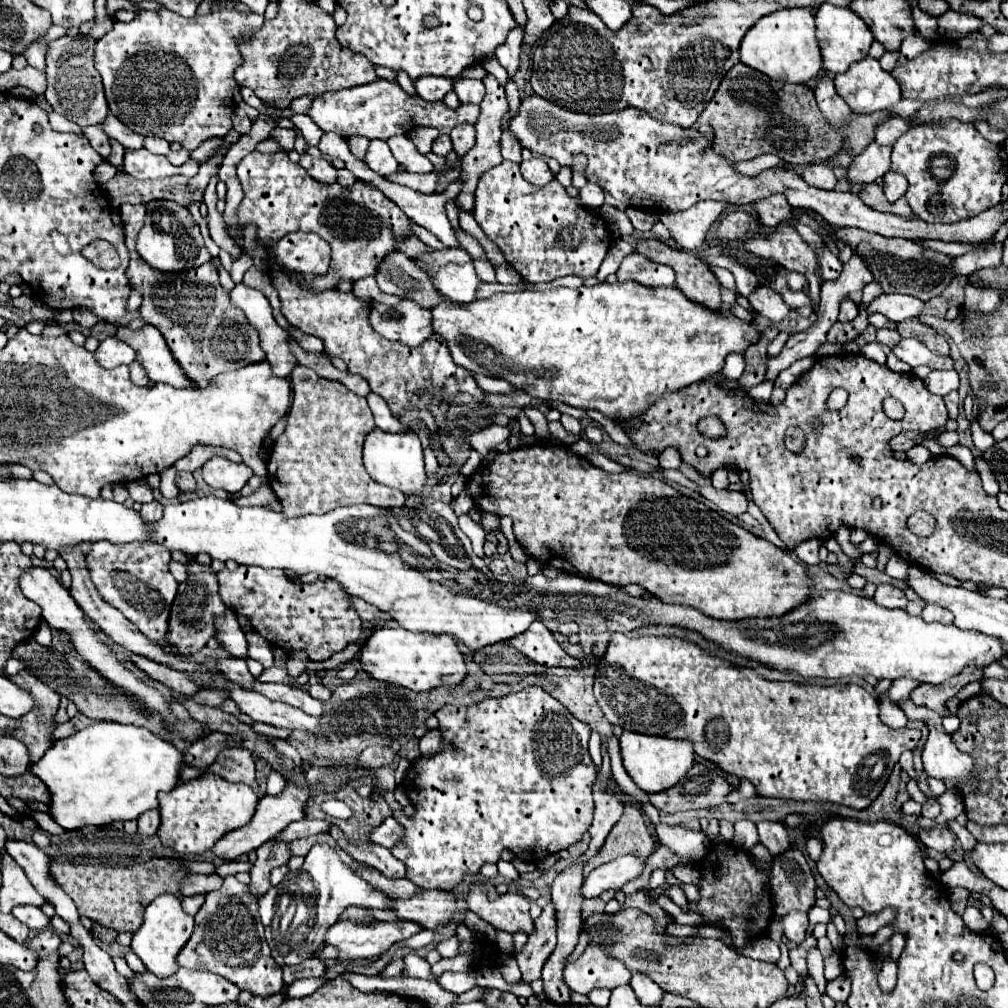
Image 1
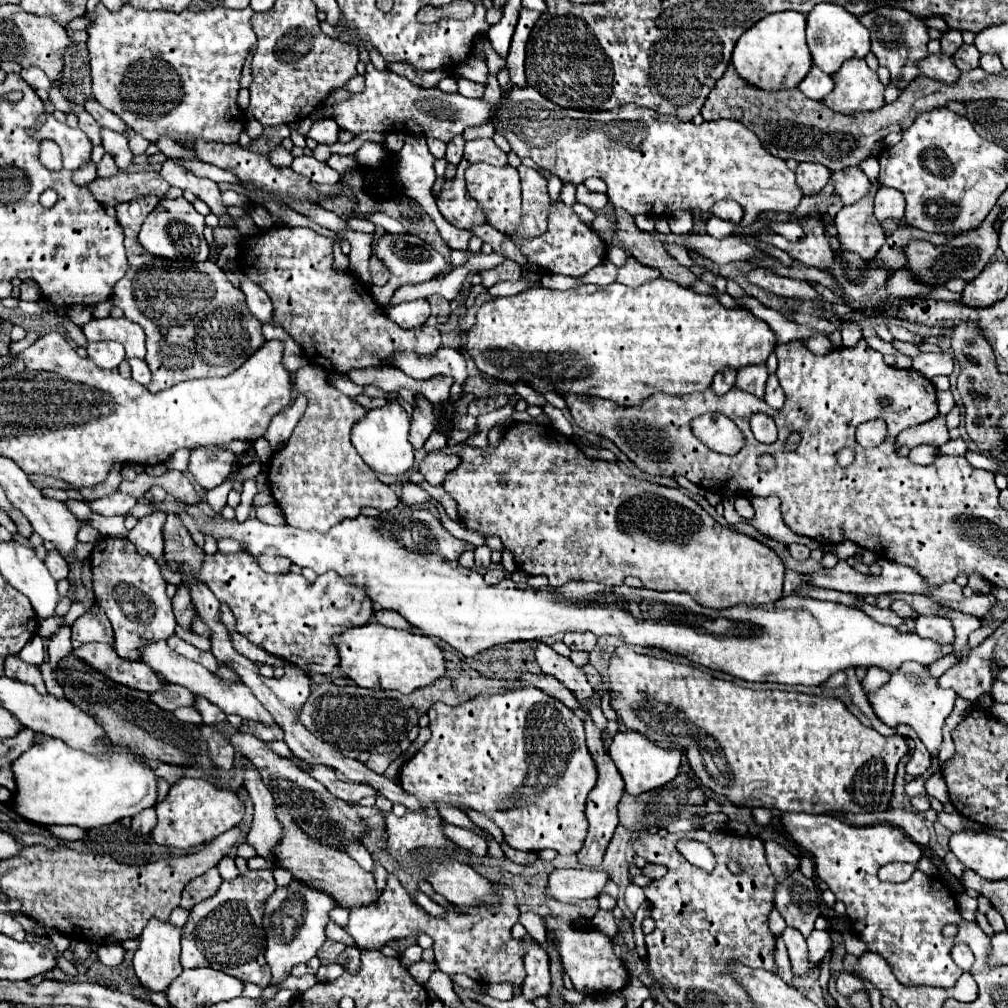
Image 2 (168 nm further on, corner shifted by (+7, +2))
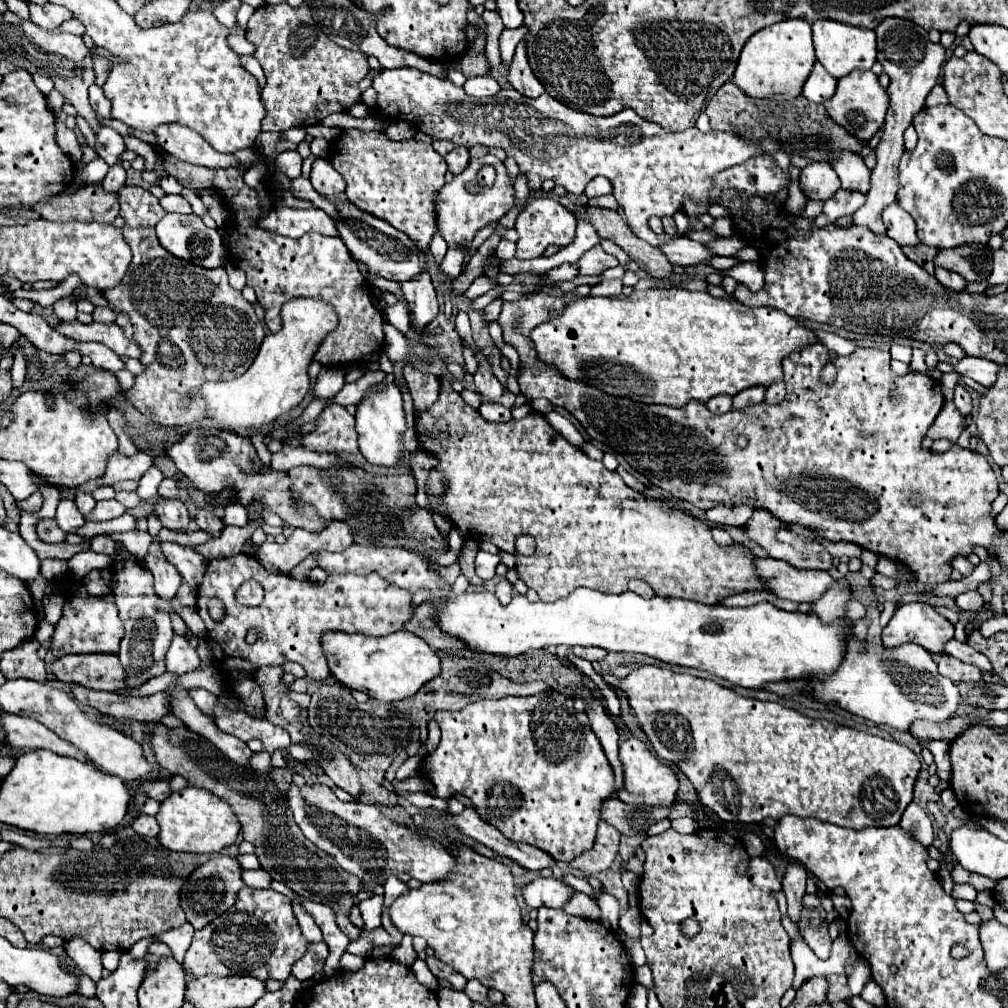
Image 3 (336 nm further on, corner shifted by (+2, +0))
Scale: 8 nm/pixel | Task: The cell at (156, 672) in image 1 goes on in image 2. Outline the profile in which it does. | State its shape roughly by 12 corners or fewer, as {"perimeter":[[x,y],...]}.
{"perimeter":[[87,643],[73,655],[113,683],[161,689],[147,663],[121,659],[113,645]]}

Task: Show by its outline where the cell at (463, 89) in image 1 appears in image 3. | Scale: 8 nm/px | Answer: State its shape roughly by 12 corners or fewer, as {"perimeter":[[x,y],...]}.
{"perimeter":[[490,75],[472,77],[464,91],[470,97],[492,97],[500,85]]}

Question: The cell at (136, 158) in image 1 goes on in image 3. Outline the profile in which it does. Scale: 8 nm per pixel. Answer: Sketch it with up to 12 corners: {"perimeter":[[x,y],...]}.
{"perimeter":[[112,127],[96,133],[96,153],[116,165],[126,145]]}

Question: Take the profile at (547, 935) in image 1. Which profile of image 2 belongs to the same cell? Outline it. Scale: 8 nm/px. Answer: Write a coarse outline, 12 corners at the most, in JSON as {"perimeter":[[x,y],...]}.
{"perimeter":[[527,943],[523,997],[535,1001],[551,991],[549,957]]}

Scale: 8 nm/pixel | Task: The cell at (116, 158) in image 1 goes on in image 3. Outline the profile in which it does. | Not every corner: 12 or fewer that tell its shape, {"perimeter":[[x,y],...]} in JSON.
{"perimeter":[[120,163],[104,177],[104,191],[120,191],[126,171]]}

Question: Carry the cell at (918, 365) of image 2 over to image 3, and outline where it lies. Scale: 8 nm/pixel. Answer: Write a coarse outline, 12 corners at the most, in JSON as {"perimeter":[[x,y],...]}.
{"perimeter":[[962,357],[954,371],[984,387],[996,381],[998,365],[980,357]]}

